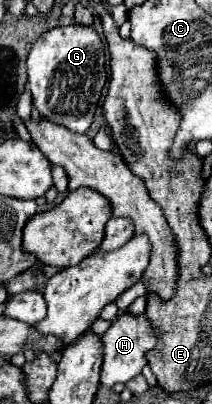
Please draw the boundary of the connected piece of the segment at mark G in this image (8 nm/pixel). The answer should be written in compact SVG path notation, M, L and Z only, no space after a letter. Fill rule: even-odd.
M64 25L64 27L54 27L50 31L46 31L34 45L32 51L28 55L28 87L32 91L32 103L34 107L40 111L40 115L44 115L48 121L58 123L70 131L76 133L86 133L94 111L98 107L100 101L100 93L102 87L106 83L106 53L104 53L104 45L102 39L98 37L98 33L88 27L88 25Z

